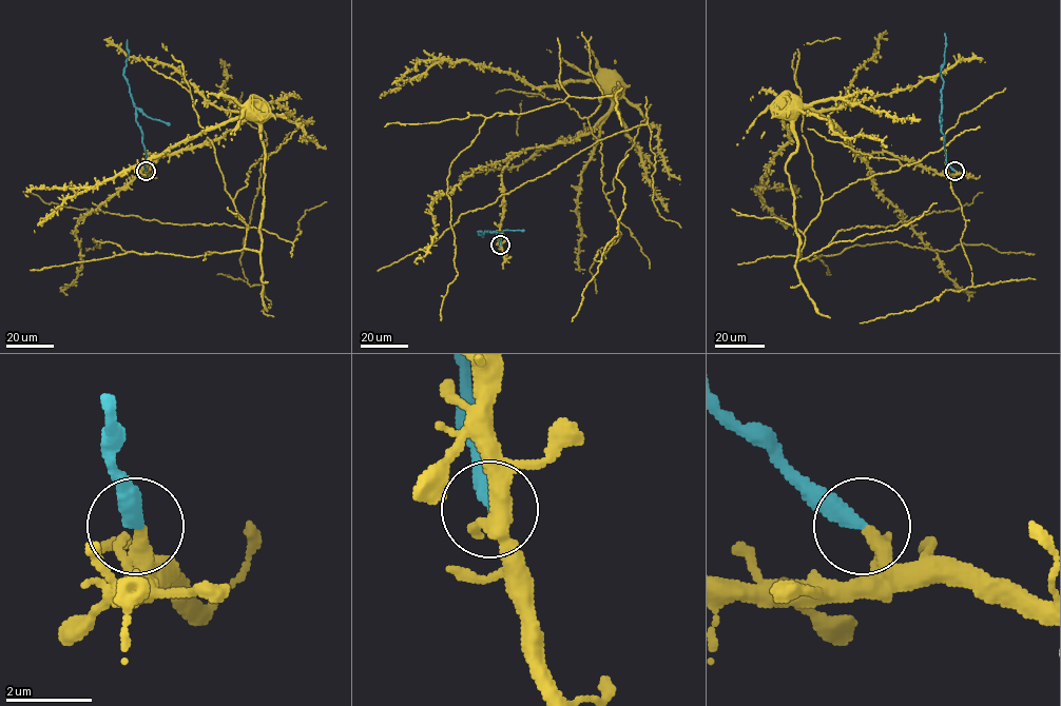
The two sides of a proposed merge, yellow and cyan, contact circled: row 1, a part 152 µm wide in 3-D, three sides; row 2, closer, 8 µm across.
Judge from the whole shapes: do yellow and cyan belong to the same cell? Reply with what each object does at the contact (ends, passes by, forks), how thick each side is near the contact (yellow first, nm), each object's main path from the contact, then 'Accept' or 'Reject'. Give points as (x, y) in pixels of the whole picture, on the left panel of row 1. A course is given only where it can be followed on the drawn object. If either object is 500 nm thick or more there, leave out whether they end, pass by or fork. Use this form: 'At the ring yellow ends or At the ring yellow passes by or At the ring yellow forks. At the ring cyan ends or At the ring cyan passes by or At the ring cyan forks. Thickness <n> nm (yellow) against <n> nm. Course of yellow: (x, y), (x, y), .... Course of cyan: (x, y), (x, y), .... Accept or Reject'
At the ring yellow ends. At the ring cyan ends. Thickness 380 nm (yellow) against 400 nm. Course of yellow: (146, 171), (147, 153), (170, 155), (210, 143), (263, 108). Course of cyan: (146, 171), (141, 130), (123, 75), (128, 40). Reject

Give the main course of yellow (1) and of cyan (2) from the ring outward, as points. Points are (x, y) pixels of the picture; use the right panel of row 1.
1: (955, 171), (955, 174), (938, 174), (885, 152), (856, 154), (833, 123), (807, 105), (796, 104)
2: (955, 171), (945, 161), (941, 131), (944, 33)

